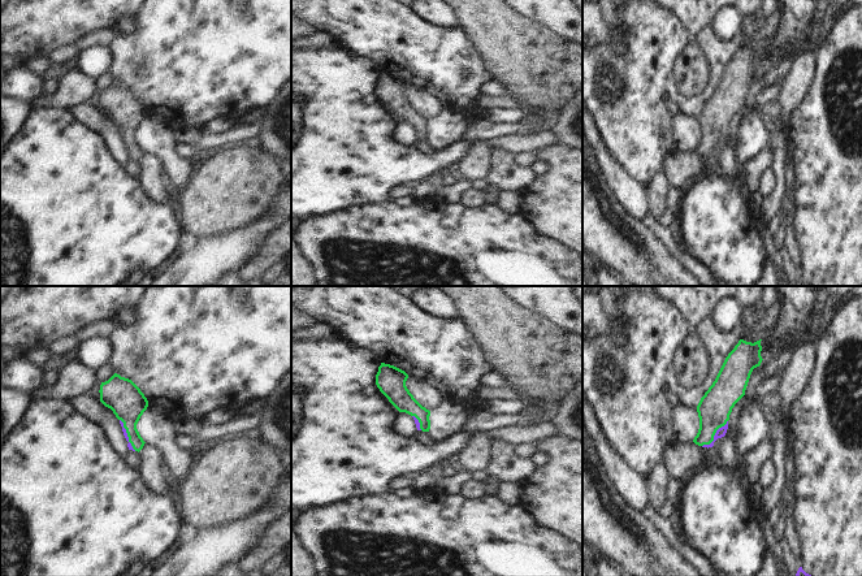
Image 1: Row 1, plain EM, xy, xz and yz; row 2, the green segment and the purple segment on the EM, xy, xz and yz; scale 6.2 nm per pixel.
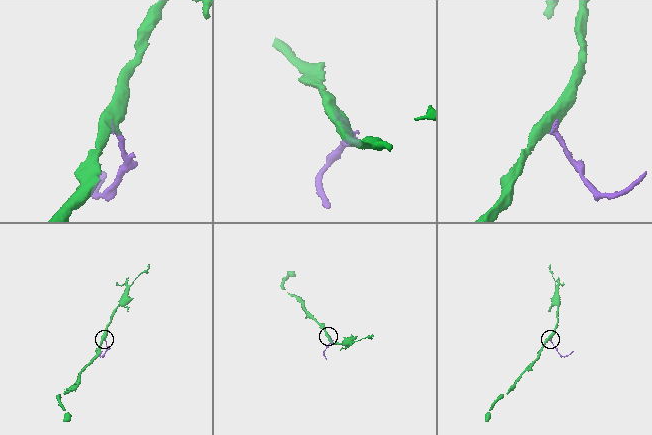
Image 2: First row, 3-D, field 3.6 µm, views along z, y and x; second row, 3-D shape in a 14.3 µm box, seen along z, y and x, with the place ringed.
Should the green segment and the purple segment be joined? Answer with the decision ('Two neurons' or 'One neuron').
One neuron.

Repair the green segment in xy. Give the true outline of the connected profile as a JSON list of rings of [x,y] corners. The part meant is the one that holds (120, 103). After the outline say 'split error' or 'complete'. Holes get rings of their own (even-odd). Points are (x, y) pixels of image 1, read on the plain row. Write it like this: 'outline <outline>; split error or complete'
outline [[[114,82],[100,94],[100,111],[111,117],[120,129],[129,159],[140,160],[144,150],[137,133],[148,116],[148,109],[140,98],[129,87]]]; split error

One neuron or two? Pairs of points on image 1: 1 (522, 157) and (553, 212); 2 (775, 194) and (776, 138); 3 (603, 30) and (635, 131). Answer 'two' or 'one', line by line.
1: two
2: one
3: two

